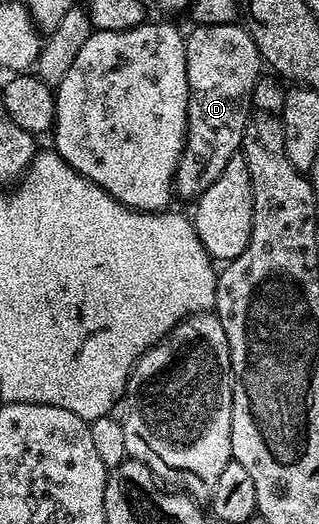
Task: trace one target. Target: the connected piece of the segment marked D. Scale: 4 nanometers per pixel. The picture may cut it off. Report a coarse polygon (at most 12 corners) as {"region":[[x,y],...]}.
{"region":[[236,21],[184,35],[178,199],[241,149],[263,63]]}

